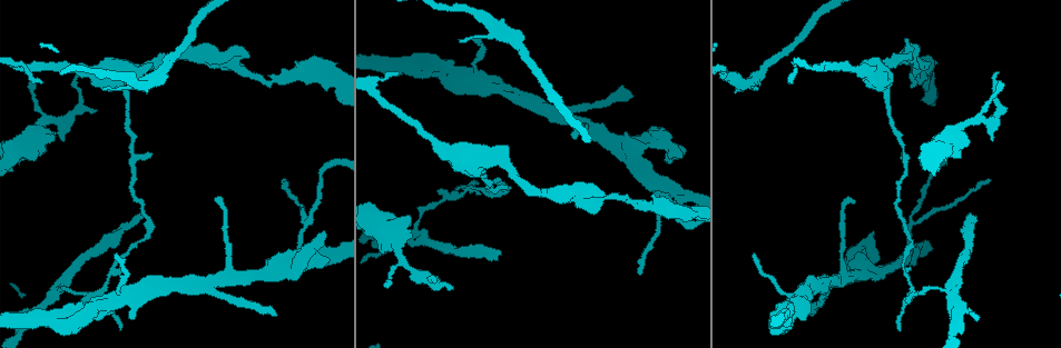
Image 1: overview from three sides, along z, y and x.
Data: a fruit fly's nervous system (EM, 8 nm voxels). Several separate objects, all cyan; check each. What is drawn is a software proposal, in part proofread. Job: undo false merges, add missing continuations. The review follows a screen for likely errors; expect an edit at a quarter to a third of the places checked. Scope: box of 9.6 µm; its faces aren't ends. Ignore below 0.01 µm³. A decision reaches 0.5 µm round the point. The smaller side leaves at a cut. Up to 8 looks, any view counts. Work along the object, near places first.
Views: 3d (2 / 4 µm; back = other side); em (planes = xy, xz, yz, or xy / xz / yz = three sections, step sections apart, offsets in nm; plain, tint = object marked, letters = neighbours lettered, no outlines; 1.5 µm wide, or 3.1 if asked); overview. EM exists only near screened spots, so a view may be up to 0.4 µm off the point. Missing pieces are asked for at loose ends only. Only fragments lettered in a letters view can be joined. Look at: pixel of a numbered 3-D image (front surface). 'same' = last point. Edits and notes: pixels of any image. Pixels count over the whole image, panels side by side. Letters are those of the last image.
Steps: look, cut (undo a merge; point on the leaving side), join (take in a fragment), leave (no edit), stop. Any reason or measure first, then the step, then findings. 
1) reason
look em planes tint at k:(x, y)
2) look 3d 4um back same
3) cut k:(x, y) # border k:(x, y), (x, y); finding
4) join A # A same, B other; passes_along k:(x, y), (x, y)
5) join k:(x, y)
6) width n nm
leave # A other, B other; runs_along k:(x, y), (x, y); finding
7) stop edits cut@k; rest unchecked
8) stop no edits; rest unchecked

a fork
look em planes letters at 1:(908, 58)

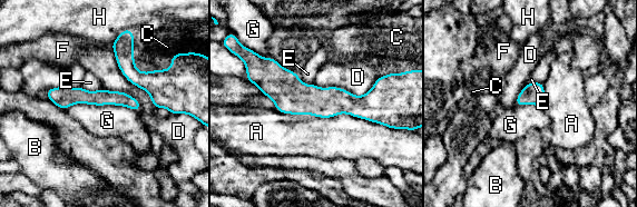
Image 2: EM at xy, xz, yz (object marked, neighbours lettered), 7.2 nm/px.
leave # A other, B other, C other, D other, E other, F other, G other, H other; border 2:(65, 109), (121, 105), (136, 112); all the same neuron

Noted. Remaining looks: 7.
sharp bend
look em planes letters at 1:(436, 287)

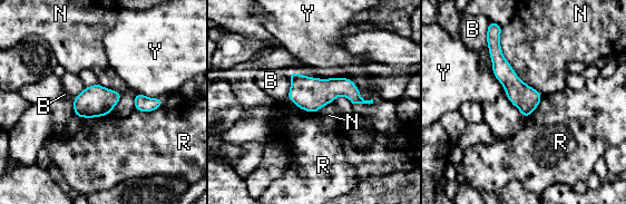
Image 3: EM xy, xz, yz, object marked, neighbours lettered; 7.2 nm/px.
width 180 nm; longest_contact N 550 nm
leave # B other, N other, R other, Y other; one neuron here

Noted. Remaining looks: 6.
three-way junction
look em yz step 4 tint at 1:(58, 287)

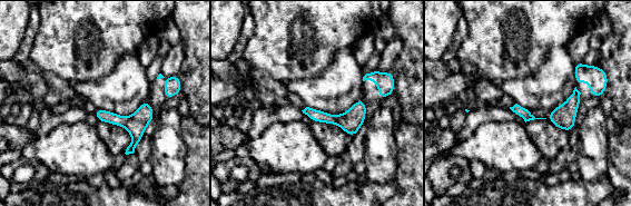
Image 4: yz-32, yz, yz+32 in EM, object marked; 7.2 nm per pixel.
cut it another way
look em planes letters same

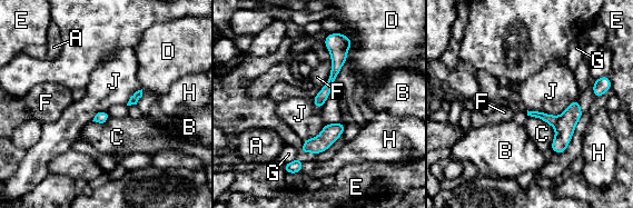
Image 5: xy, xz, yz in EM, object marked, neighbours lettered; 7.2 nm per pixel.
cut 5:(566, 122) # A other, B other, C other, D other, E other, F other, G other, H other, J other; border 5:(559, 117), (554, 127); a second neuron is stuck on

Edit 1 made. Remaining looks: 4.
stop edits cut@5; rest unchecked

